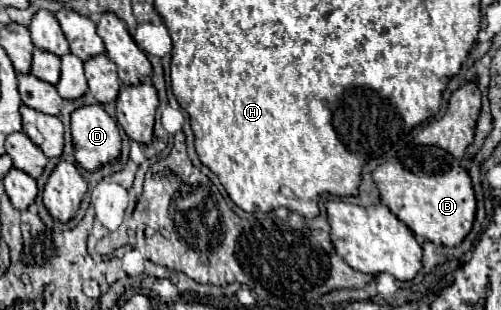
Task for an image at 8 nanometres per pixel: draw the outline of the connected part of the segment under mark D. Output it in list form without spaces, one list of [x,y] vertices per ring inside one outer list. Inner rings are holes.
[[[98,103],[72,113],[72,139],[74,157],[86,171],[96,171],[120,155],[118,125]]]

